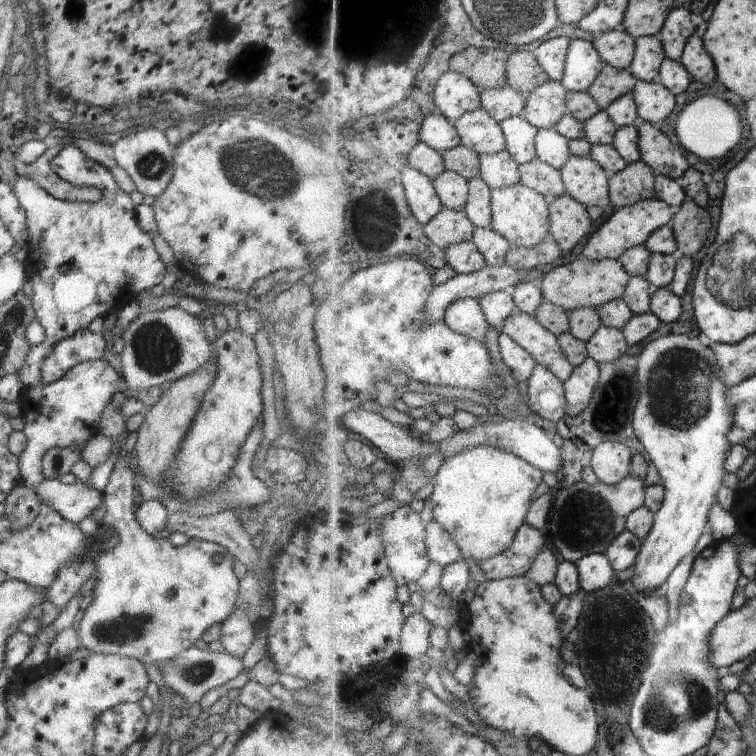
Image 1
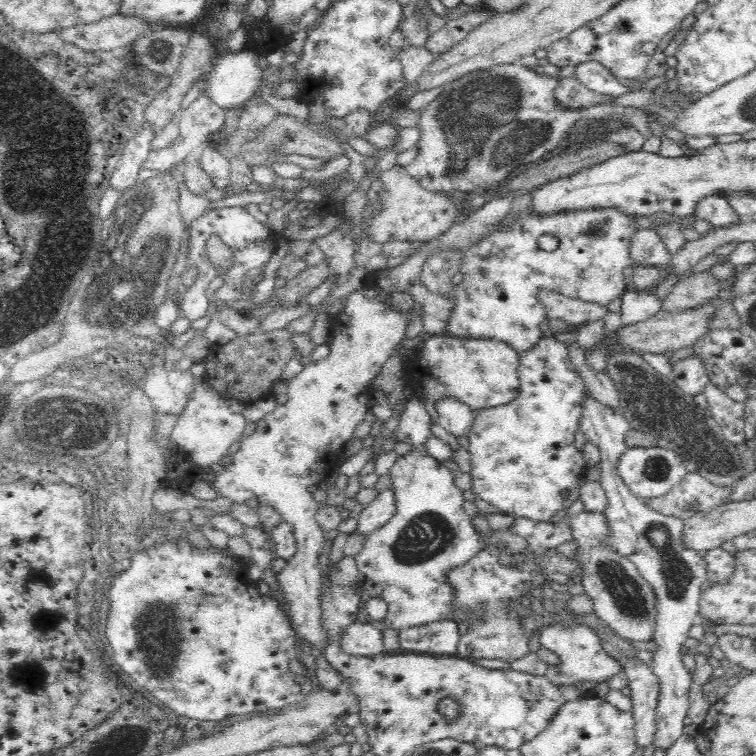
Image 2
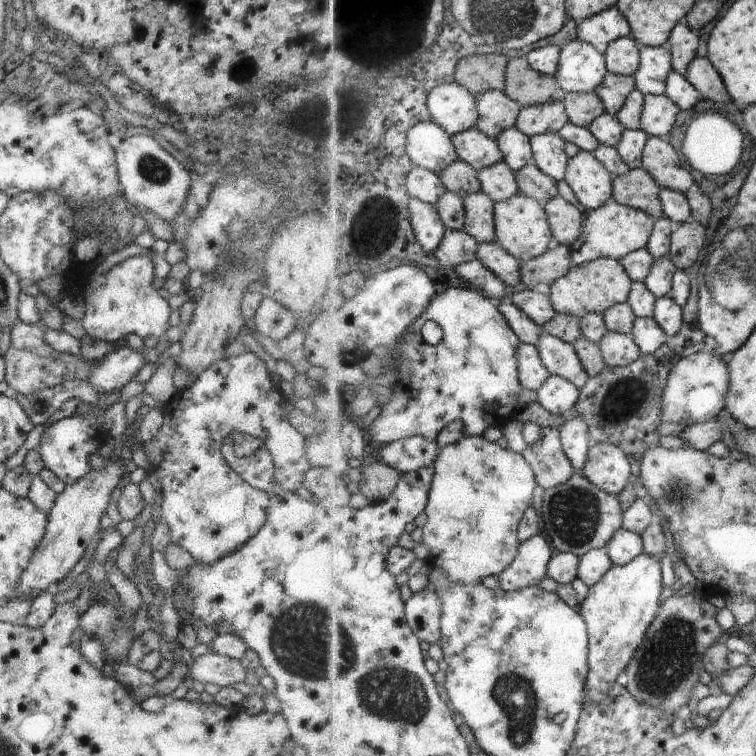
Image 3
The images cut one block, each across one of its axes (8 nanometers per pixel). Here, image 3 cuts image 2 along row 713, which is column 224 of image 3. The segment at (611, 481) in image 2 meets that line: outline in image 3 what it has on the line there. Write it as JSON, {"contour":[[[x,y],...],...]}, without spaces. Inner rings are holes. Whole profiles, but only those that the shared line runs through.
{"contour":[[[206,653],[194,659],[188,674],[208,689],[217,690],[244,682],[247,671],[238,660],[218,653]]]}

